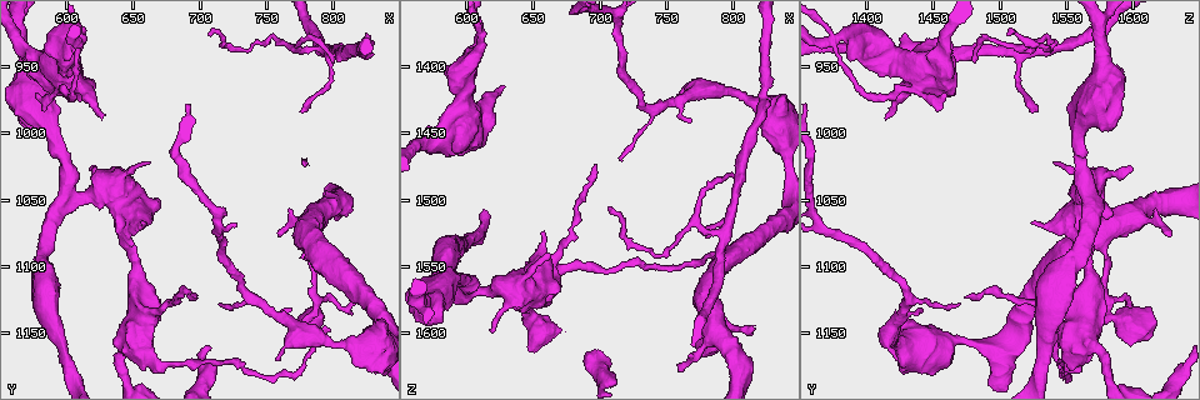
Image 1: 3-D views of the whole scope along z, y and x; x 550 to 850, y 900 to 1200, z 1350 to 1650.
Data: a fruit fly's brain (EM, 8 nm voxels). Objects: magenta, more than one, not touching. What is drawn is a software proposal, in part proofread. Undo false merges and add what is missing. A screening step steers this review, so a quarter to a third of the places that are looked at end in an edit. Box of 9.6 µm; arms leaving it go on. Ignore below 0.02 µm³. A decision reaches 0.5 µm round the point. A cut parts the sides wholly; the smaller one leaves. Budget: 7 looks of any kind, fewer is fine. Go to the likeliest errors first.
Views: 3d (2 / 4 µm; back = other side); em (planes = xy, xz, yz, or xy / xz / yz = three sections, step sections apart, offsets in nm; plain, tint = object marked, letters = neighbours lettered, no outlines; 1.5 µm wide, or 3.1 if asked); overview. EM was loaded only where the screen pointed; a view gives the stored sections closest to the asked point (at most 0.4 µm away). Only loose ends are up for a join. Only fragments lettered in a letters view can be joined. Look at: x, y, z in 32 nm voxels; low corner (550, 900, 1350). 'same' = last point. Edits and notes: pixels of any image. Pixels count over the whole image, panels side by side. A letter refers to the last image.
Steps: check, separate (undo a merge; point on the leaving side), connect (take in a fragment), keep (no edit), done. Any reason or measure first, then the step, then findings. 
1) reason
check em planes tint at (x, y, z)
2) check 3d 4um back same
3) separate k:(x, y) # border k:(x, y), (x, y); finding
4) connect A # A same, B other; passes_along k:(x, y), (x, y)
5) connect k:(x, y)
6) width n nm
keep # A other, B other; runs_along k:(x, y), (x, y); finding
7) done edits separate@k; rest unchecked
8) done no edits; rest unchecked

two arms at a narrow angle
check 3d 2um back at (610, 928, 1376)

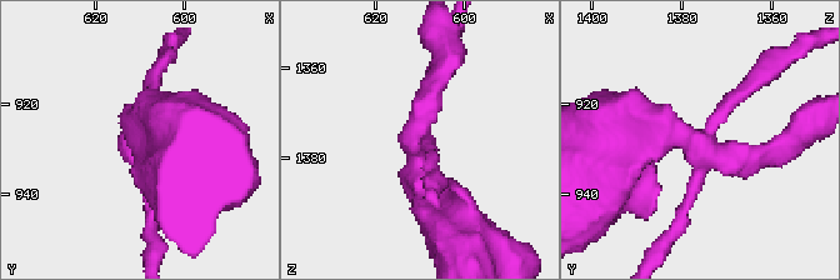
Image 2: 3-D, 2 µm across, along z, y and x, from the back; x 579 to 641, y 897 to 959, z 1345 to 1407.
check em planes letters at (611, 928, 1378)

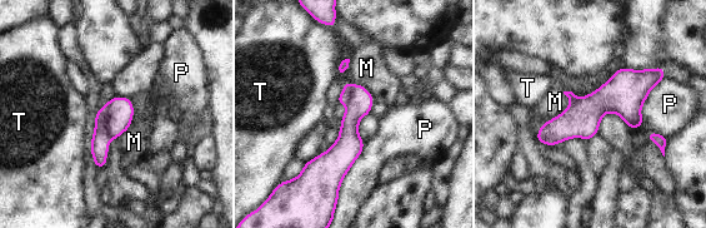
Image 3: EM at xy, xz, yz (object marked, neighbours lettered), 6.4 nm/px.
longest_contact P 400 nm
separate 3:(100, 140) # M other, P other, T other; border 3:(108, 103), (106, 133), (111, 138); a second neuron is stuck on

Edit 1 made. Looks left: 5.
free end
check em xy step 4 tint at (624, 988, 1414)

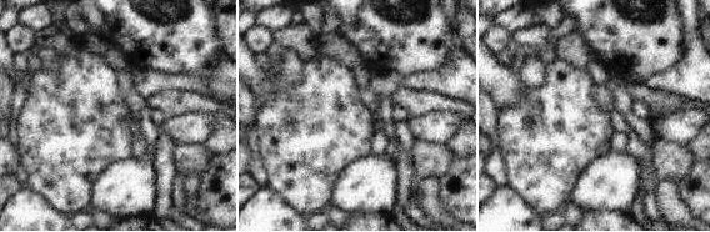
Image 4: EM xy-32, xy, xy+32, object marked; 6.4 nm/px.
check em planes letters same

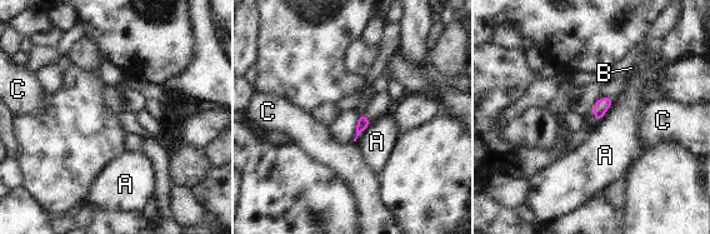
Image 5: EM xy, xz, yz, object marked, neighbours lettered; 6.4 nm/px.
keep # A other, B other, C other; border 5:(614, 98), (605, 114), (596, 122); no lettered fragment goes on from it

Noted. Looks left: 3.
free end
check 3d 4um at (814, 1126, 1594)

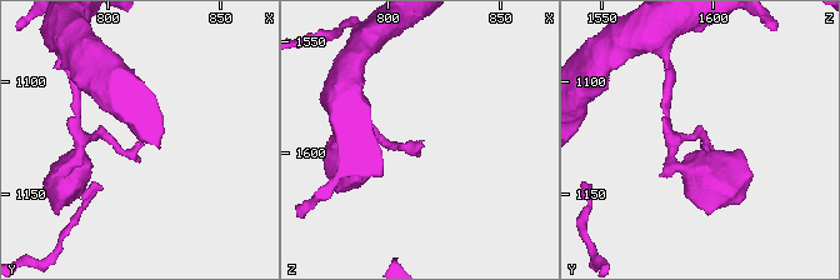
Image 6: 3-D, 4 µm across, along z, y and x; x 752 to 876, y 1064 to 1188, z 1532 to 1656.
shape alone is not enough
check em planes letters at (814, 1126, 1594)

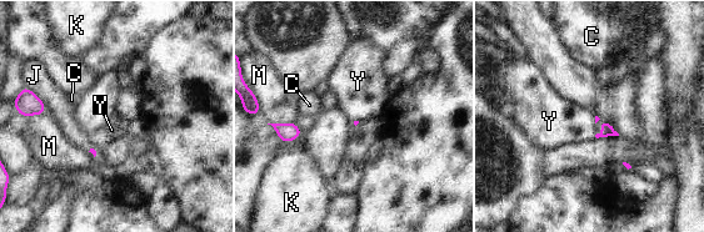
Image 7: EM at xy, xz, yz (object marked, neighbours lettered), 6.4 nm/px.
keep # C other, J other, K other, M other, Y other; border 7:(597, 134), (595, 137); no lettered fragment goes on from it

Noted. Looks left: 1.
done edits separate@3; rest unchecked

